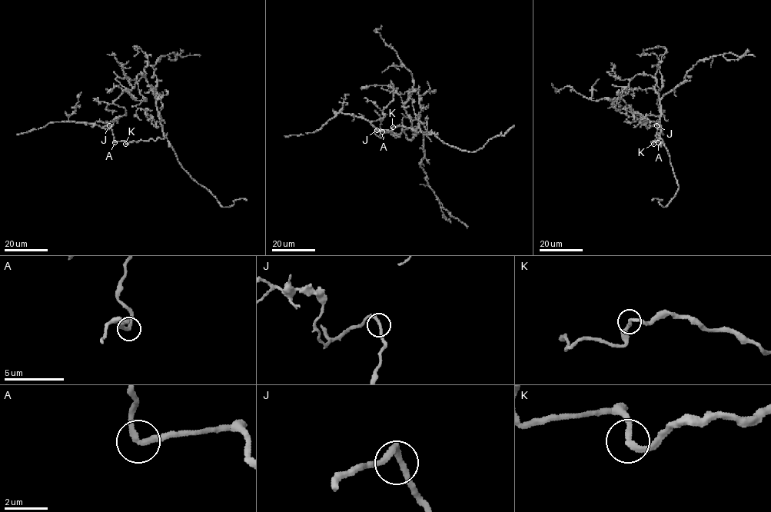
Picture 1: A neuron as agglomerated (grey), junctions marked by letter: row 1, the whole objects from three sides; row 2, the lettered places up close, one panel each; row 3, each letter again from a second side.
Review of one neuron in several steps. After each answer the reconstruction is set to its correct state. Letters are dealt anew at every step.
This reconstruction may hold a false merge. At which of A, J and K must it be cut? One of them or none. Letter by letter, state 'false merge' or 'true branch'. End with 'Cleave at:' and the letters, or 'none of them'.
A: true branch
J: true branch
K: true branch
Cleave at: none of them

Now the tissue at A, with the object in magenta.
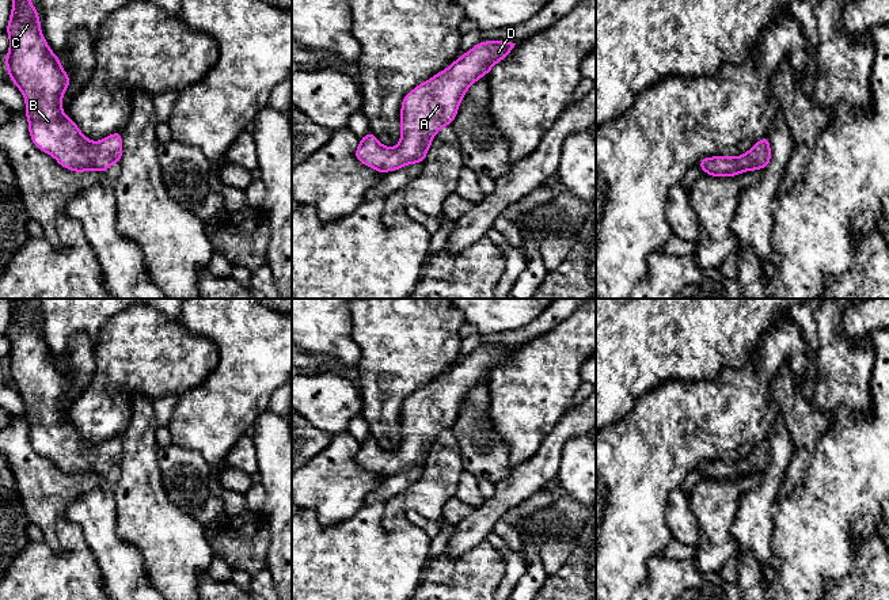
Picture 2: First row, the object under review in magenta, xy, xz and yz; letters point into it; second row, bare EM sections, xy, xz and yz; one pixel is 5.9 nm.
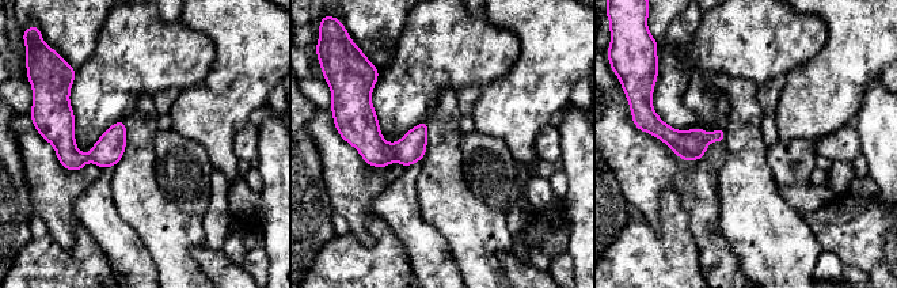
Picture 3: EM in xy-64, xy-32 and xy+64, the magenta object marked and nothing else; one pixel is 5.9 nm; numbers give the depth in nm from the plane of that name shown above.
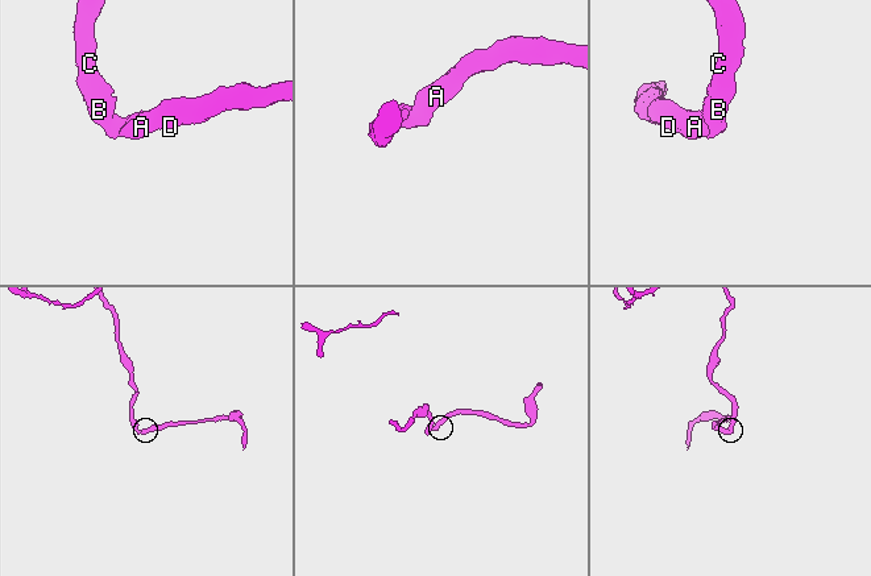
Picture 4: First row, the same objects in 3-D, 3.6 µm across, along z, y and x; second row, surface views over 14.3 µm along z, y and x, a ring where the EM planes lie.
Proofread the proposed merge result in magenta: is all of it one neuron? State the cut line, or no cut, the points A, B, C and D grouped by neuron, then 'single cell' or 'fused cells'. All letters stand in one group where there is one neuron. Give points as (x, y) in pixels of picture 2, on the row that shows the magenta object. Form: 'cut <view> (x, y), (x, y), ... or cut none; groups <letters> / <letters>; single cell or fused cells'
cut none; groups A B C D; single cell

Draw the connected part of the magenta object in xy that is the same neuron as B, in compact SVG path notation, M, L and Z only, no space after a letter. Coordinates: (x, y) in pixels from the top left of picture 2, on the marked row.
M12 1L5 30L10 49L4 58L10 80L26 100L24 115L31 141L67 170L77 174L88 170L109 171L113 163L122 160L122 132L95 143L62 113L62 94L71 77L42 35L39 15L33 3Z

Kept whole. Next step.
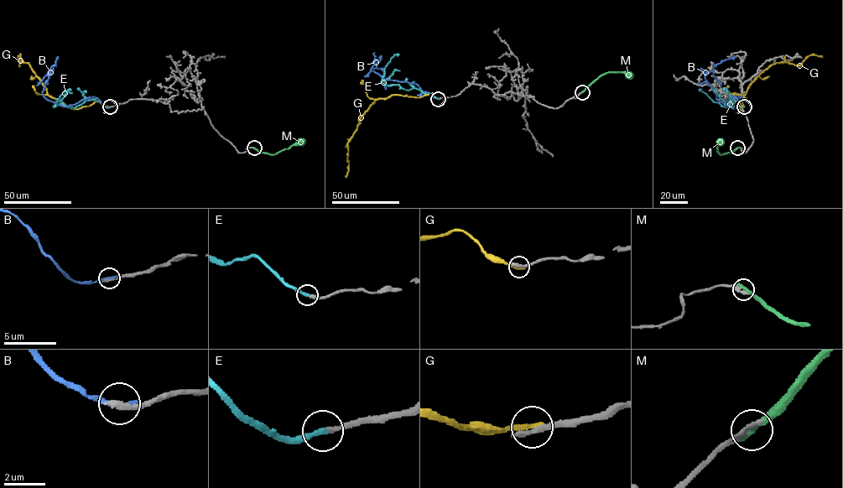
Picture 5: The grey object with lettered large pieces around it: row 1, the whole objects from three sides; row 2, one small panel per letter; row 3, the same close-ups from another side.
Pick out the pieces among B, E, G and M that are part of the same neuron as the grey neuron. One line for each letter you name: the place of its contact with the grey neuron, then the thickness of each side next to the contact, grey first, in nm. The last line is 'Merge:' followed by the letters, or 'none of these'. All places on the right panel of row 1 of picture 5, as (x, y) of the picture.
E: meets grey at (743, 107); 240 nm thick on the grey side, 280 nm on the other
Merge: E

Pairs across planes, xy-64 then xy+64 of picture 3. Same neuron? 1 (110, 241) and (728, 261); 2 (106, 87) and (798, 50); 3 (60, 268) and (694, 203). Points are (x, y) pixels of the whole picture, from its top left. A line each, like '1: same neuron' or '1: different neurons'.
1: same neuron
2: same neuron
3: different neurons

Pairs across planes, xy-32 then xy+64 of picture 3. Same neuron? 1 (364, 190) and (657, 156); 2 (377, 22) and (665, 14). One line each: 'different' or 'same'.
1: same
2: same

